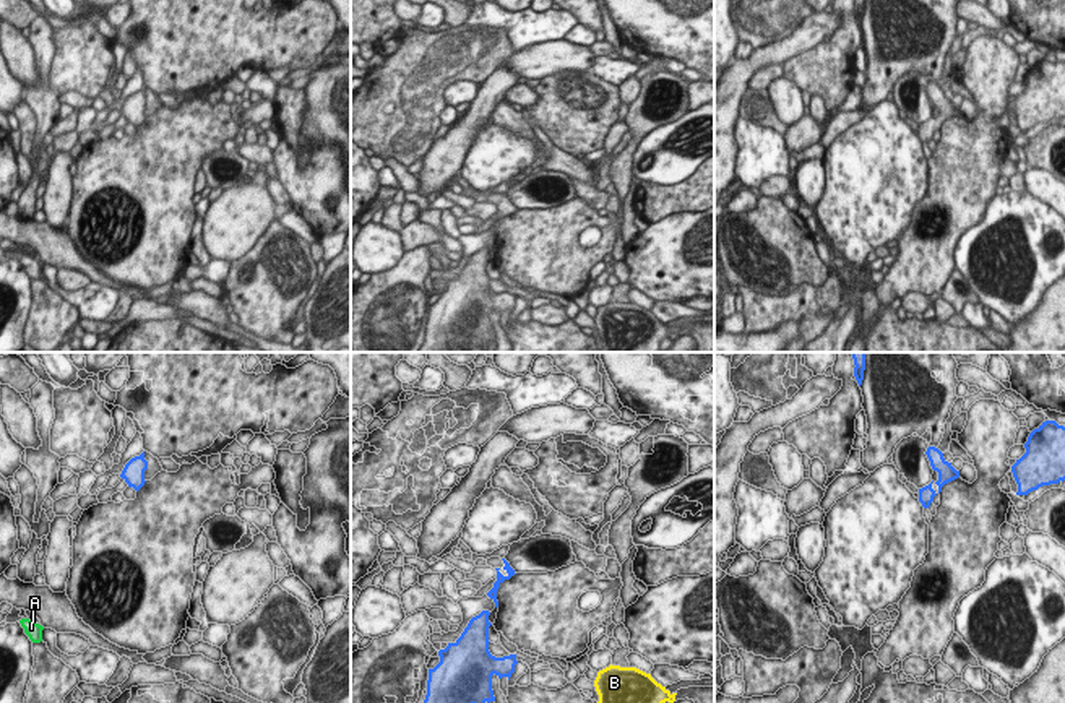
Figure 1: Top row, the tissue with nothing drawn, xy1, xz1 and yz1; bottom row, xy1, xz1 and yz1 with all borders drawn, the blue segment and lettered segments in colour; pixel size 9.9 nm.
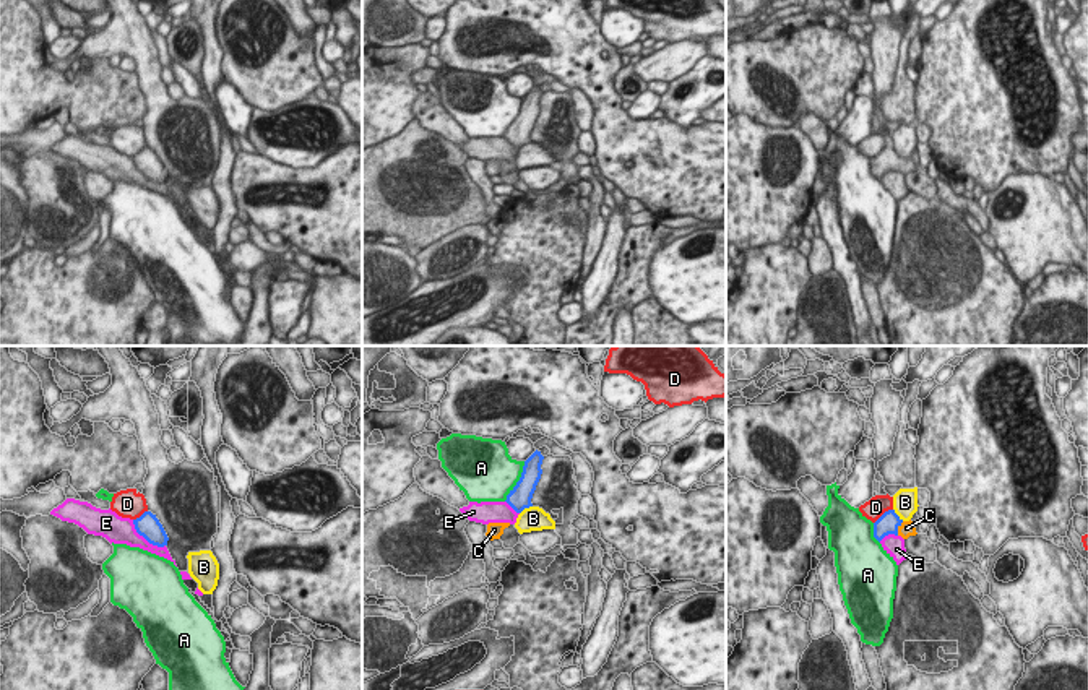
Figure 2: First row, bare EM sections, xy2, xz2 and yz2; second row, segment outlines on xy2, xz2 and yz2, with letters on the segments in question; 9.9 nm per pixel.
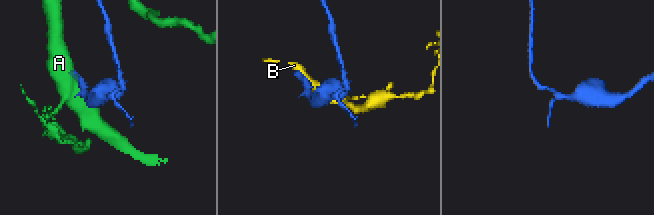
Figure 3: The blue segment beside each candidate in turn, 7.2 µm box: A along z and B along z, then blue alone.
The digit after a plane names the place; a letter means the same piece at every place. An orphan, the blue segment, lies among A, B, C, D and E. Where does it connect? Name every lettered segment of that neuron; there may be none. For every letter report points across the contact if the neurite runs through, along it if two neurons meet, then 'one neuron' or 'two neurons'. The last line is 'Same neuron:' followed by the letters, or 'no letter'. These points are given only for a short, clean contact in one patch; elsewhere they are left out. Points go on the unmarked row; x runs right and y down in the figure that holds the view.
A: two neurons
B: along yz2 (893, 145), (903, 156) | two neurons
C: across yz2 (889, 158), (897, 164), (906, 164) | one neuron
D: two neurons
E: along xy2 (132, 156), (137, 168), (150, 179), (164, 182) | two neurons
Same neuron: C

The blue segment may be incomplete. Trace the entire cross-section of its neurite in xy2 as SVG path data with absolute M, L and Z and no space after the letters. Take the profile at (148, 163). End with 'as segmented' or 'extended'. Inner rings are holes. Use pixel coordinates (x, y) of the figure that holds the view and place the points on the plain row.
M145 148L140 154L133 156L135 166L140 172L143 172L149 180L164 183L167 182L167 170L151 148Z; as segmented

